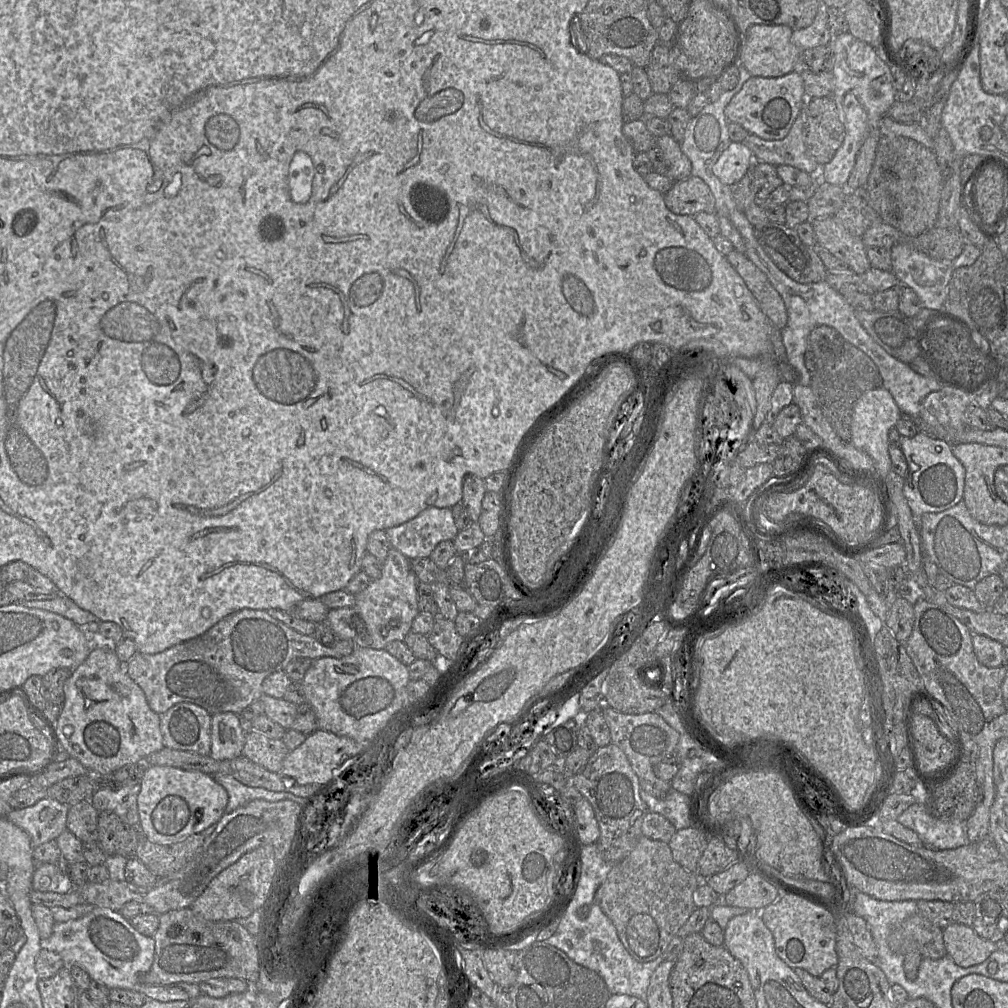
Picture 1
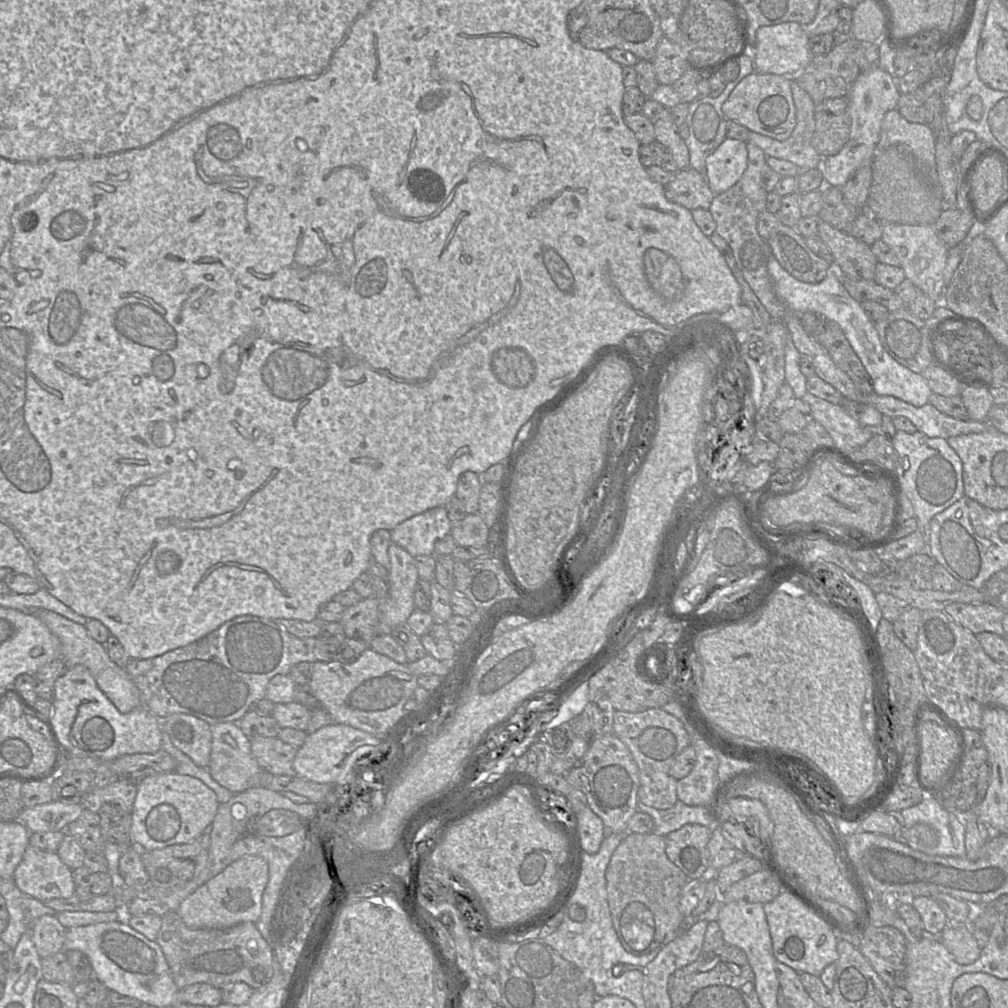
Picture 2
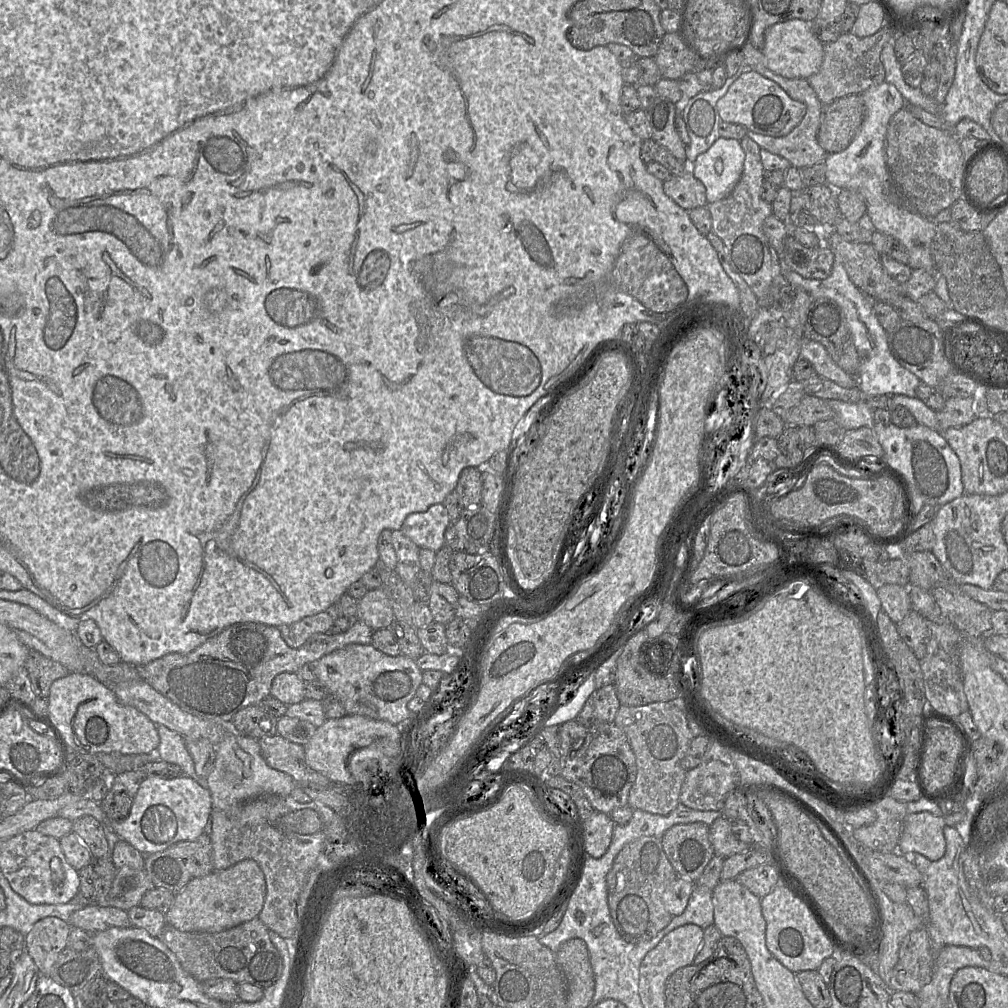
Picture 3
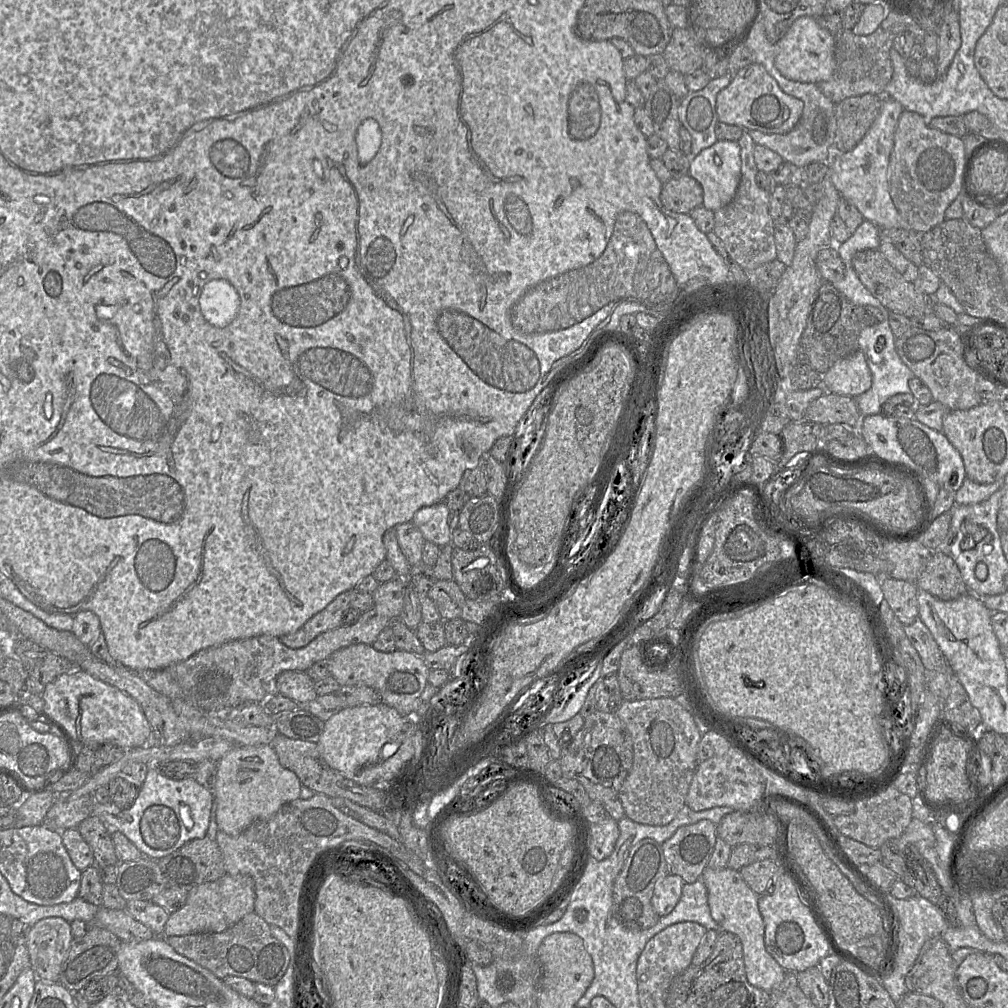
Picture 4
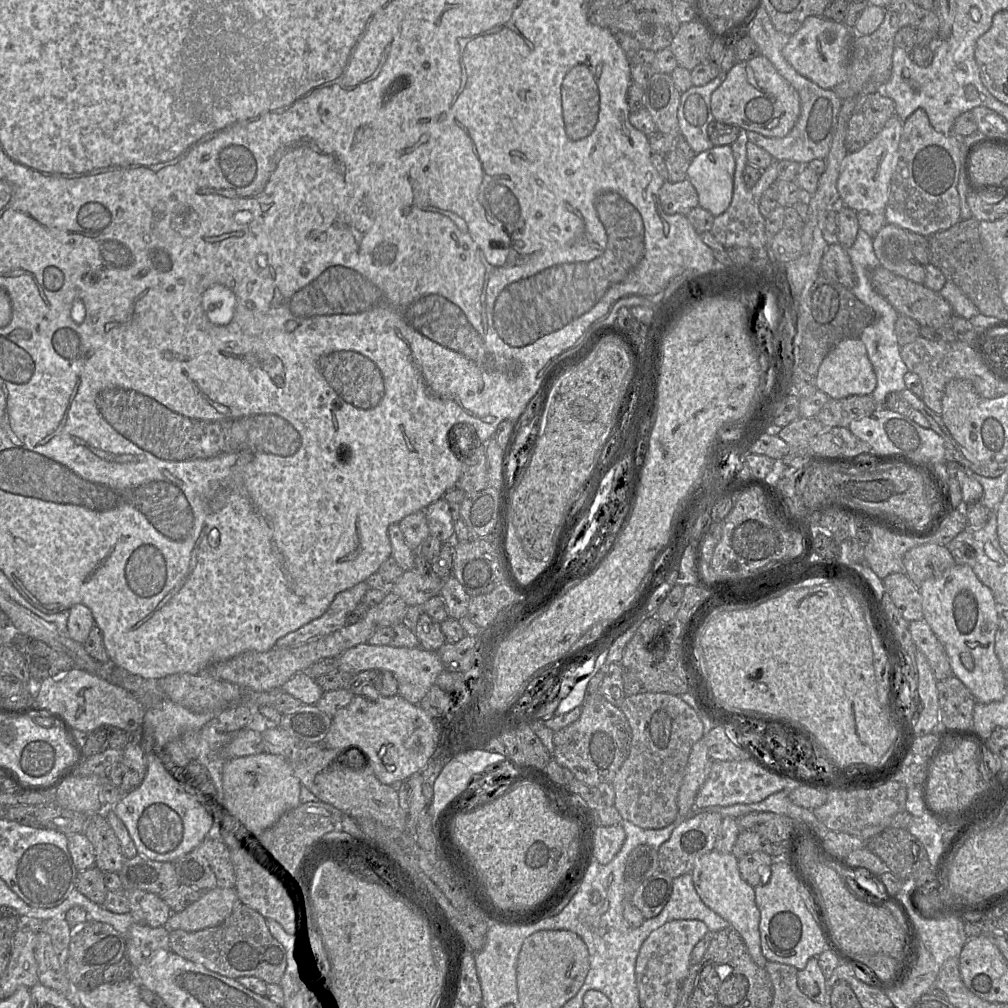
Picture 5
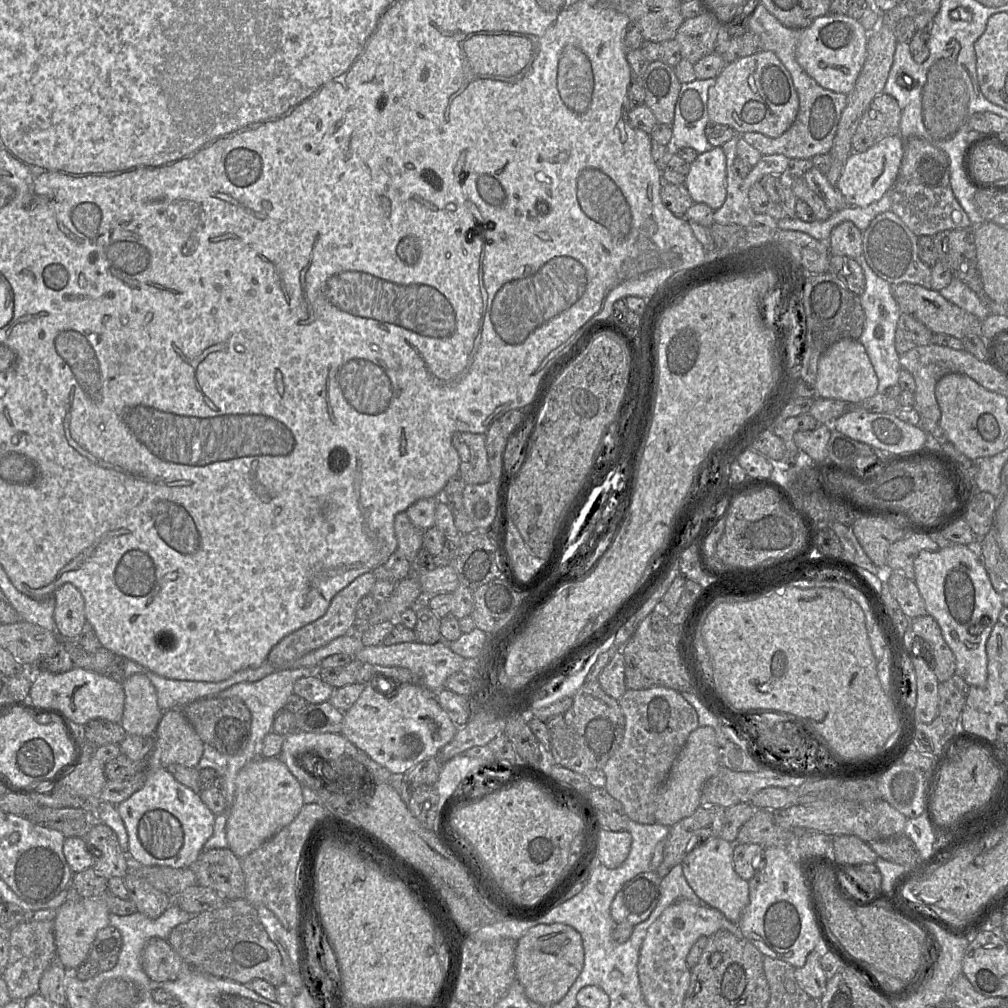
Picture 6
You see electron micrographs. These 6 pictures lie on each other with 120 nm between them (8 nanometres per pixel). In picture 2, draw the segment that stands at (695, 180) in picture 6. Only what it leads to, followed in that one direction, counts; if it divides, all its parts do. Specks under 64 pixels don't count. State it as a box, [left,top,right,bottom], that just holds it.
[705,138,747,195]

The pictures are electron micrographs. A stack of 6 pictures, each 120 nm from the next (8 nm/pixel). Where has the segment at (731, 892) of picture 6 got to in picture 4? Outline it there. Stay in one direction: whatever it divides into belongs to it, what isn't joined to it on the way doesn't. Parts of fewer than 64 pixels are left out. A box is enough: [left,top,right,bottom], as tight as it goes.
[701,867,785,992]

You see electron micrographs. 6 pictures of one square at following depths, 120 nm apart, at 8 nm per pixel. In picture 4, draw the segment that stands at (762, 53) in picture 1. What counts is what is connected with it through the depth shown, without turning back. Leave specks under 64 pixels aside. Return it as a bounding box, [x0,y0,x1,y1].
[774,17,835,83]

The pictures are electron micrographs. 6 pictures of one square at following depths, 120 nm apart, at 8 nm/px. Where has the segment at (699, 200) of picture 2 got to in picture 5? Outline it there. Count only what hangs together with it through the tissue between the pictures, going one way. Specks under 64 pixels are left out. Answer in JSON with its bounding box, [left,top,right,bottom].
[659,178,699,215]

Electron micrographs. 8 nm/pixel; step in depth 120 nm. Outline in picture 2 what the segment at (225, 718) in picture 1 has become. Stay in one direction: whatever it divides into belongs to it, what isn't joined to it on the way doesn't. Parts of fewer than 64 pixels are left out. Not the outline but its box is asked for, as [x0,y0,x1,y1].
[207,722,261,794]

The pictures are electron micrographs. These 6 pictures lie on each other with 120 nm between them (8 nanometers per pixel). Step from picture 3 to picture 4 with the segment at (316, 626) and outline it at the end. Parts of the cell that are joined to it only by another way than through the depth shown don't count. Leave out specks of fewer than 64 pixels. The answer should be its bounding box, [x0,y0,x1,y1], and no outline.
[278,589,356,648]

